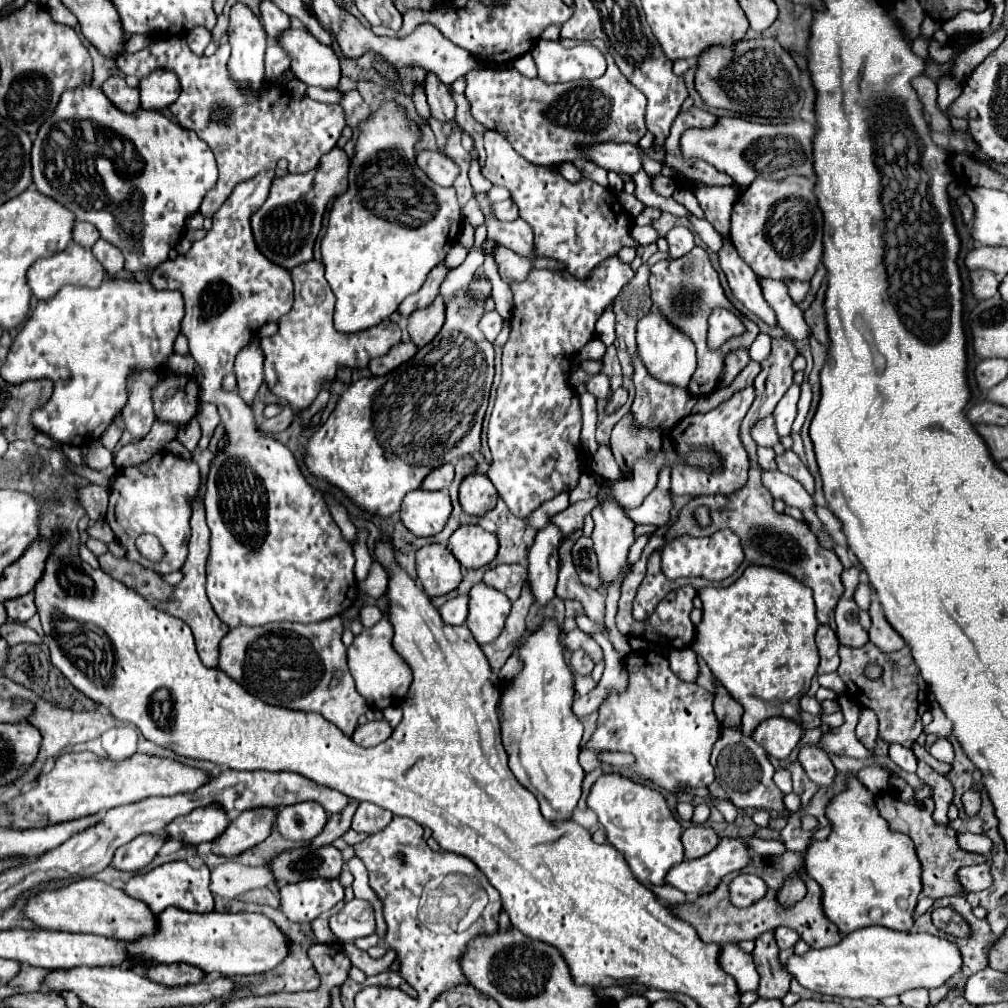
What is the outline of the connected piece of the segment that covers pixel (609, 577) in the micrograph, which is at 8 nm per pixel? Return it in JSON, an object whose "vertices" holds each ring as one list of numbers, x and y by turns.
{"vertices":[[611,493,607,497,603,497,601,501,597,501,597,505,591,511,591,517,595,521,595,529,591,533,591,539,595,545,597,559,599,559,599,573,601,573,603,585,607,587,627,567,627,553,635,541,635,535,633,535,635,523,625,515,625,507]]}

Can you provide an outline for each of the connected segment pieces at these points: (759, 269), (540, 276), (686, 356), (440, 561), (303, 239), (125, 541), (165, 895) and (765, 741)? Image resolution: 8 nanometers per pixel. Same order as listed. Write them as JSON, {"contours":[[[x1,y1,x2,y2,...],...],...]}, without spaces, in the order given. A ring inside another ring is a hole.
{"contours":[[[757,177,743,191,731,215,731,239,739,257,761,277,809,281,823,257,823,213,813,193,815,181,787,177,783,181]],[[619,257,605,259,589,279,581,281,569,273,551,273,547,269,531,271,527,279,513,281,513,315,511,335,503,345,503,377,497,389,495,407,489,419,489,449,493,455,487,477,499,491,509,511,527,519,539,505,559,495,567,485,575,485,579,479,579,465,583,463,581,453,581,409,575,391,569,387,569,365,577,349,583,349,595,337,595,323,603,309,617,297,621,287,633,277,629,265,621,263]],[[655,309,637,323,637,353,647,373,651,373,651,377,655,377,657,381,677,385,681,389,689,387,689,381,697,367,695,345,691,345,689,337,683,337,683,333,669,325,669,321,661,313,655,313]],[[425,545,417,551,417,579,433,599,447,595,461,583,461,565,443,545]],[[335,147,321,157,315,169,301,175,289,173,285,177,273,179,267,201,251,217,255,243,269,261,285,269,293,269,303,261,311,261,313,245,321,231,327,203,347,189,347,171,349,159,343,149]],[[163,449,155,453,149,461,119,469,117,479,111,487,111,497,109,497,109,511,105,515,107,525,111,527,115,539,125,547,127,559,141,563,145,569,151,569,155,573,173,573,183,567,183,561,187,557,187,537,191,533,189,529,189,497,195,497,199,491,201,477,199,477,199,467,193,459,185,461,171,451],[143,533,151,533,159,537,165,557,159,563,147,561,139,555,135,547,135,539]],[[173,861,173,863,165,863,155,867,153,871,147,873,139,873,135,877,131,877,125,883,125,893,129,893,131,897,145,901,153,913,161,913,167,907,179,907,183,911,195,911,195,913,209,913,213,911,213,895,209,891,209,883,211,883,211,873,207,865,201,867,191,867,187,861]],[[771,717,761,721,751,737,767,751,767,755,775,759,785,759,797,747,801,735,801,725,791,723,783,717]]]}

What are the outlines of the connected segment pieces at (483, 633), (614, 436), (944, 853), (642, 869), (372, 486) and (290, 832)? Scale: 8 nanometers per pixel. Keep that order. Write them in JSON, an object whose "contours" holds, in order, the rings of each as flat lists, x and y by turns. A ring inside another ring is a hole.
{"contours":[[[477,583,469,593,469,617,465,625,479,645,487,645,499,637,509,611,511,601,501,591]],[[625,415,611,433,611,451,625,479,633,477,633,463,637,457,647,457,649,451,659,451,661,435,657,431,643,431,633,425,631,415]],[[887,789,887,791,881,791,879,795,875,795,875,805,877,805,879,813,887,819,891,829,903,831,913,839,915,851,917,851,921,865,923,865,923,893,927,897,941,899,941,897,949,897,949,895,967,893,965,887,957,879,957,871,965,865,983,863,985,857,977,855,977,853,963,851,957,843,957,833,951,825,935,825,935,821,931,817,931,813,933,813,933,799,931,797,923,800,903,801,895,789]],[[617,773,601,775,591,787,591,795,587,797,587,805,597,813,601,825,605,827,607,841,625,853,625,859,633,871,633,875,641,883,663,885,667,873,679,865,683,857,681,833,683,827,667,809,663,795,647,785,633,783,627,777]],[[461,289,457,291,453,297,447,299,445,303,447,307,447,321,443,325,443,329,439,331,439,335,427,343,425,347,421,347,417,351,417,355,413,359,409,359,407,363,403,363,399,369,383,375,383,377,365,377,365,379,359,379,357,383,345,387,341,383,331,383,331,391,339,395,339,403,335,407,335,411,331,413,331,417,325,421,325,425,321,425,309,439,309,451,307,451,307,467,313,475,317,477,323,477,327,479,329,483,337,485,347,497,353,499,355,505,359,505,361,509,369,511,371,515,381,515,381,517,389,517,393,515,395,511,399,511,401,507,401,501,403,497,413,491,413,489,419,489,421,487,421,481,439,465,459,457,459,455,467,455,467,453,475,453,479,451,481,447,481,423,483,423,483,415,485,415,485,409,487,409,487,399,489,399,489,391,491,391,491,383,493,383,493,345,483,337,481,329,477,327,481,317,483,317,483,305,477,301,477,297,473,295,471,289]],[[305,801,283,807,283,811,277,817,277,823,279,823,279,833,285,839,311,841,323,831,327,823,327,813,319,803]]]}

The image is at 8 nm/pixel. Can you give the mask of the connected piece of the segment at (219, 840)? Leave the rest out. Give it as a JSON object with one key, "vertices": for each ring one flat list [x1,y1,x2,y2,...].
{"vertices":[[251,809,243,811,233,819,227,829,211,841,211,853,221,857,235,857,243,851,265,841,271,833,271,823,275,813,271,809]]}

